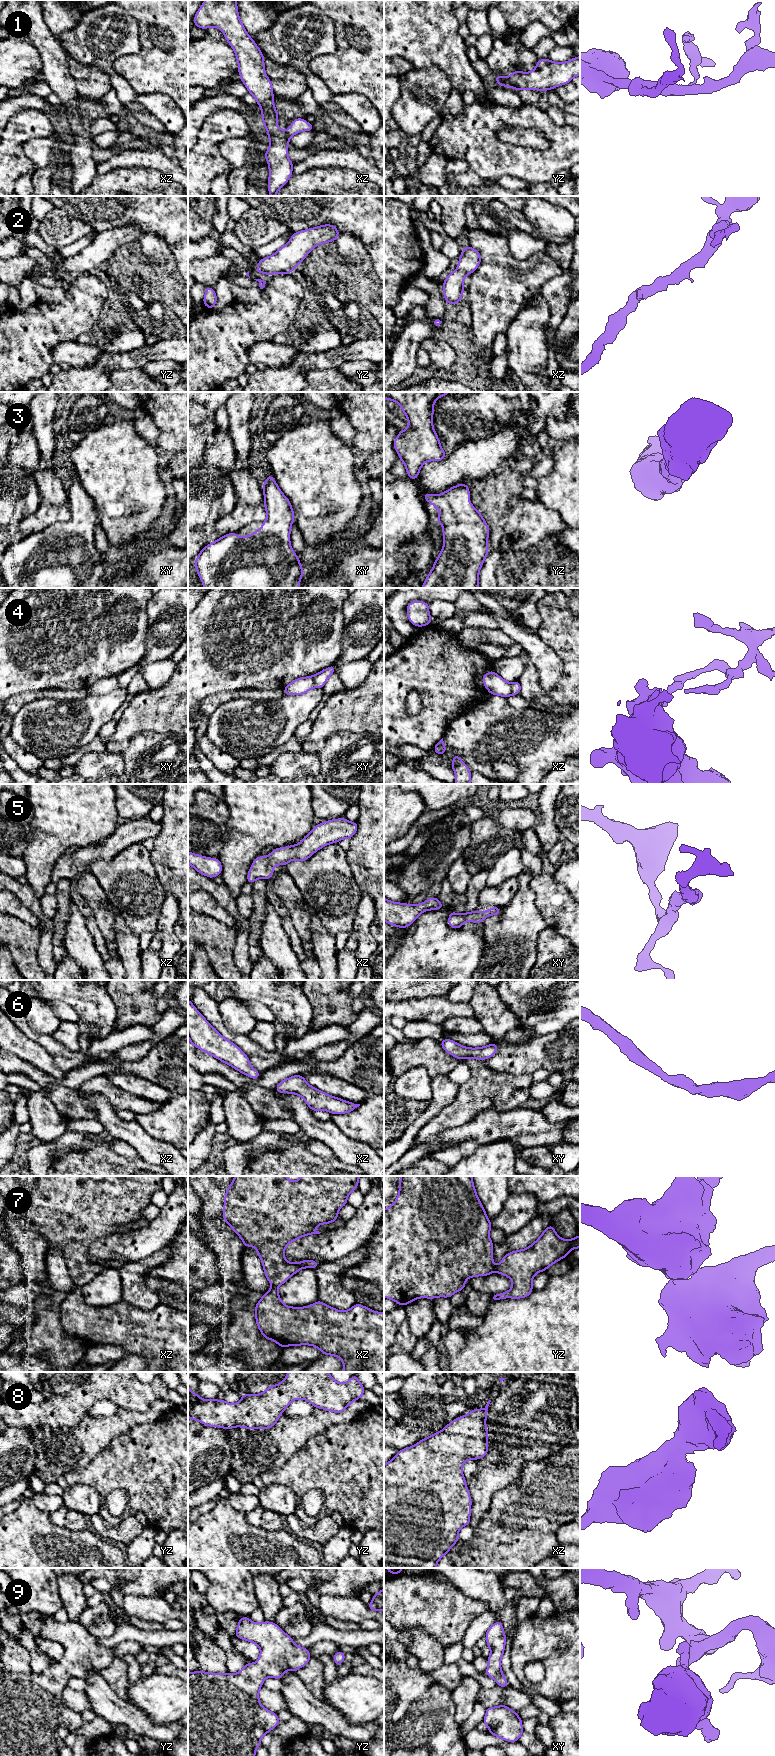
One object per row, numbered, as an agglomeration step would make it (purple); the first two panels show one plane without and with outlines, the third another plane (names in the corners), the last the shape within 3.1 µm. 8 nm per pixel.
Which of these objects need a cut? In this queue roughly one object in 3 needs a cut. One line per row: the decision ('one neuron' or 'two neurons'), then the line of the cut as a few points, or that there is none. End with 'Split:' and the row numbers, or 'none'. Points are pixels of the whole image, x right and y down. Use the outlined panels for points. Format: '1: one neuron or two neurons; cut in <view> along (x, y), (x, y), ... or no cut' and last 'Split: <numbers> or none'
1: one neuron; no cut
2: one neuron; no cut
3: one neuron; no cut
4: two neurons; cut in xz along (510, 683), (511, 694)
5: one neuron; no cut
6: one neuron; no cut
7: two neurons; cut in xz along (272, 1286), (276, 1288)
8: one neuron; no cut
9: one neuron; no cut
Split: 4, 7

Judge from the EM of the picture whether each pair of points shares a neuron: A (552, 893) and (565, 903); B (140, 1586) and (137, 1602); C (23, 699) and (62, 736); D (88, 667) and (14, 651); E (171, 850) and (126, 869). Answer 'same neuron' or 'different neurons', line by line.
A: same neuron
B: different neurons
C: different neurons
D: same neuron
E: different neurons

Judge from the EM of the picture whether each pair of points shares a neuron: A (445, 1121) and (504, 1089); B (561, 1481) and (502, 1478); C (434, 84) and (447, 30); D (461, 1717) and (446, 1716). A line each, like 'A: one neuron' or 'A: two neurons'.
A: one neuron
B: two neurons
C: two neurons
D: two neurons

